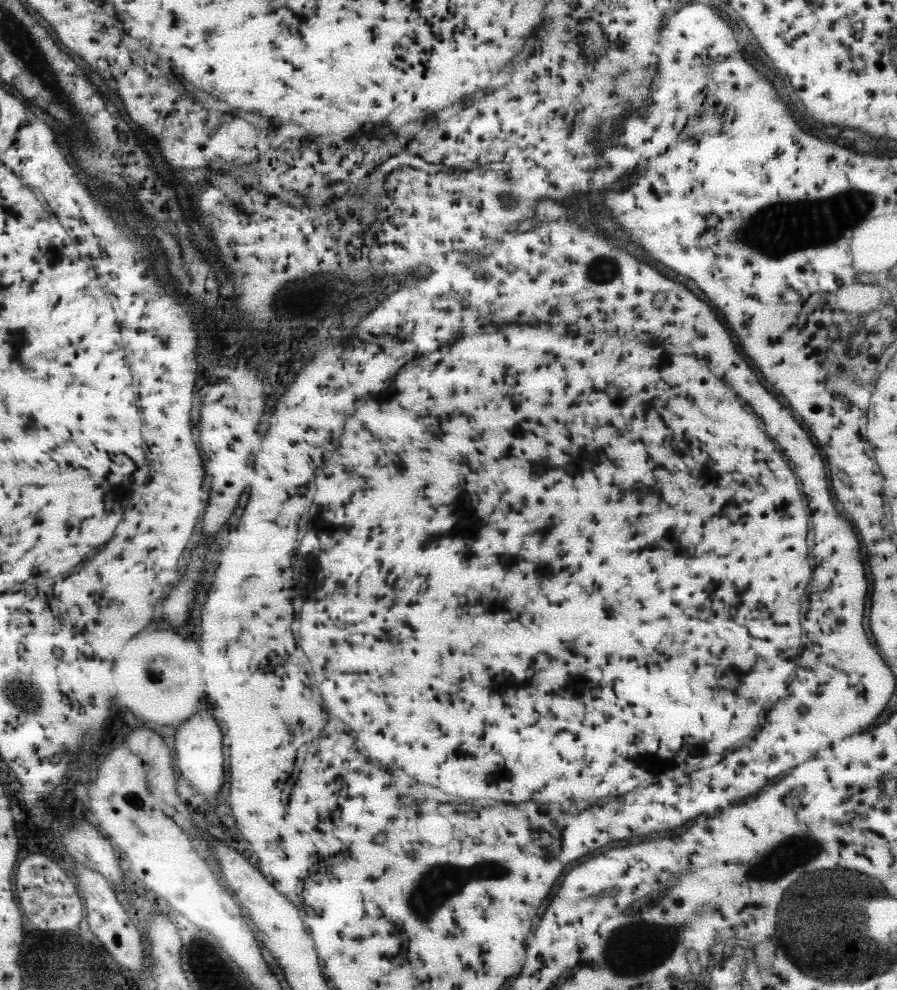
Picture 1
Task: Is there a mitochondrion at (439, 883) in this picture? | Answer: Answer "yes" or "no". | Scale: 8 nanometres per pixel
yes

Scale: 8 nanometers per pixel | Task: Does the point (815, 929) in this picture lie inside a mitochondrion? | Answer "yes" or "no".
yes

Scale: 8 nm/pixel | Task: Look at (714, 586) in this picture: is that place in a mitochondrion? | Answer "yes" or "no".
no

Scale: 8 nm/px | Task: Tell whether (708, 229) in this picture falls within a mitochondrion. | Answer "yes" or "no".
no

